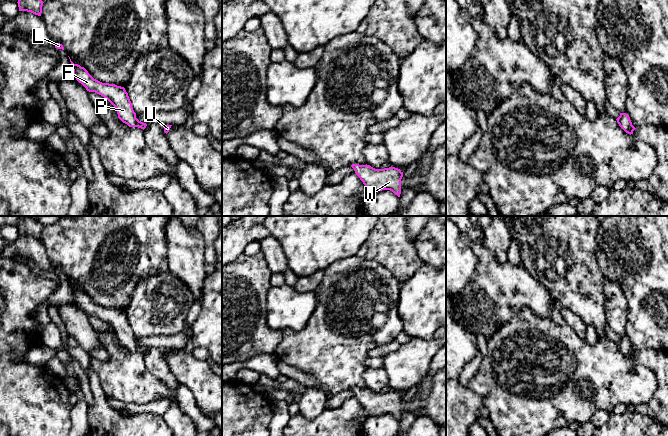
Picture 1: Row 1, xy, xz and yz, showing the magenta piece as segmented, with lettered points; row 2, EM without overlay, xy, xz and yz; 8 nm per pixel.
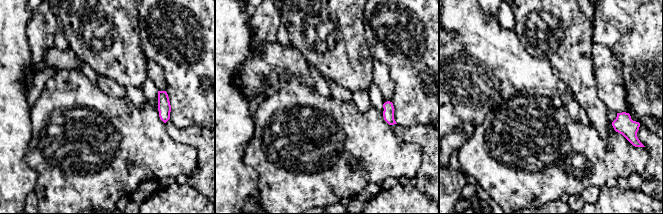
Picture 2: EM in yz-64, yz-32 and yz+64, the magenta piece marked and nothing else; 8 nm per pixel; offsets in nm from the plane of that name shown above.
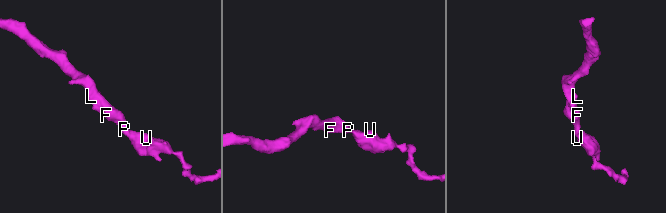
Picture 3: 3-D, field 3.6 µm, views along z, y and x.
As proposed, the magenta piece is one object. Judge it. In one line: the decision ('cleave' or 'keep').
keep

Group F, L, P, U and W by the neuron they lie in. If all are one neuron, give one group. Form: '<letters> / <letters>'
F L P U W

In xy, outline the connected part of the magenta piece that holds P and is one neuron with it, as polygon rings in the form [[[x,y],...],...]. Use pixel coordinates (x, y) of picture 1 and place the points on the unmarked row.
[[[70,283],[73,299],[87,315],[95,316],[107,323],[115,332],[118,342],[129,351],[145,353],[147,348],[136,342],[132,327],[124,311],[115,308],[102,307],[94,303],[88,295],[78,288],[74,288]]]

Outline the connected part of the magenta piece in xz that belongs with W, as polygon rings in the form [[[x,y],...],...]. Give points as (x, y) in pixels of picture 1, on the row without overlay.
[[[352,388],[356,399],[366,411],[367,416],[390,414],[400,421],[403,396],[395,391],[375,393],[370,389]]]

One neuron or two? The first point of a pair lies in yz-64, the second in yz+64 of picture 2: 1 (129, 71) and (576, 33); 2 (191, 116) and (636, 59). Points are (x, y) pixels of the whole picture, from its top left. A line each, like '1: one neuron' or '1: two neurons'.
1: one neuron
2: one neuron

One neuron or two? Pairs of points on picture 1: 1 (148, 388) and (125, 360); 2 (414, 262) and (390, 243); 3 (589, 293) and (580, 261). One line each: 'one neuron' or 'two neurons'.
1: one neuron
2: one neuron
3: one neuron

